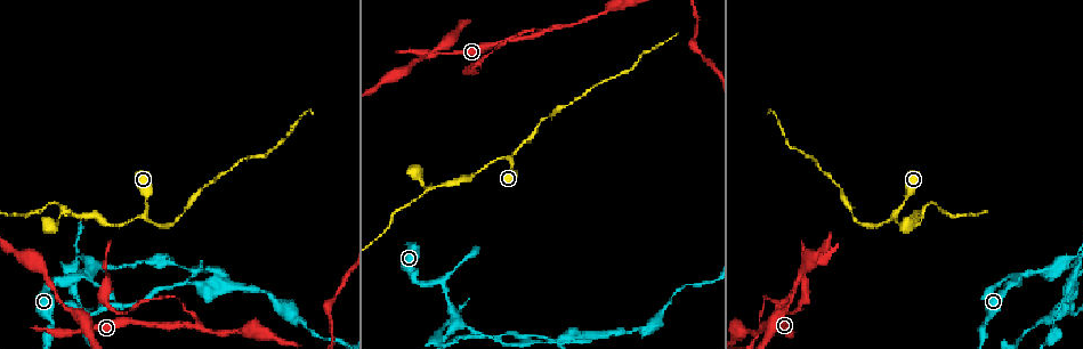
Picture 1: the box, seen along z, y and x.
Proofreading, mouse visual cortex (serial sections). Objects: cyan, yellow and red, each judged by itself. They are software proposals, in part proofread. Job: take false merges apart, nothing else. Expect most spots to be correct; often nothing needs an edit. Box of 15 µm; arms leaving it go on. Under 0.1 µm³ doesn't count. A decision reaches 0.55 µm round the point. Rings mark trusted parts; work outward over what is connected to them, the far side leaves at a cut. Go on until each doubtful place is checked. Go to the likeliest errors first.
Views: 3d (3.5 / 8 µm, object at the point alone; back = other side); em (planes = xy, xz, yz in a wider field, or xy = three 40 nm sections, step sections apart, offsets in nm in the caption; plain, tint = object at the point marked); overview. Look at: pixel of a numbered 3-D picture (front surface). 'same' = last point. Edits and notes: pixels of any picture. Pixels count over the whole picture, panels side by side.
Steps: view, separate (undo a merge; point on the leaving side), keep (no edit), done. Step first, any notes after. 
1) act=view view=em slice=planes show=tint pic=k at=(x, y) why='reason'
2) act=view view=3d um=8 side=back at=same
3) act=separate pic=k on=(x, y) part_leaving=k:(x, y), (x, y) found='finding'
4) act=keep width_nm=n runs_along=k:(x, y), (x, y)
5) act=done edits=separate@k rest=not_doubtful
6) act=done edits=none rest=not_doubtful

act=view view=3d um=3.5 pic=1 at=(764, 326)

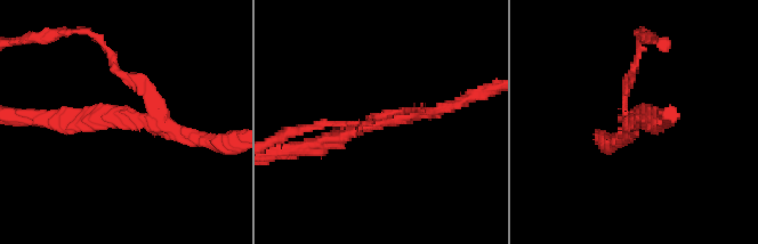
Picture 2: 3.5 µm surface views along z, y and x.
act=view view=em slice=xy step=3 show=tint pic=2 at=(403, 116) arms=3 arm_widths_nm=100,150,250 why='now the EM'

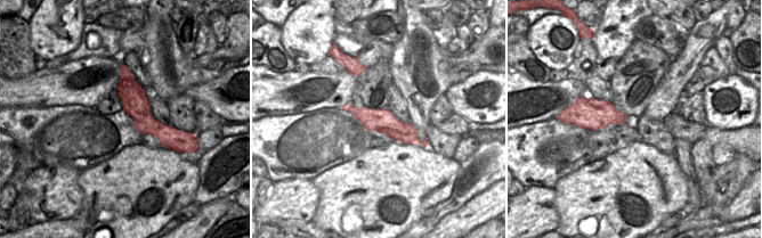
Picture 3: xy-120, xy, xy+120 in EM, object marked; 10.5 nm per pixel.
act=keep runs_along=2:(331, 143), (359, 128), (468, 99) found='continuous, no second cell'

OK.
act=view view=3d um=3.5 pic=1 at=(891, 216) why='three arms meet'

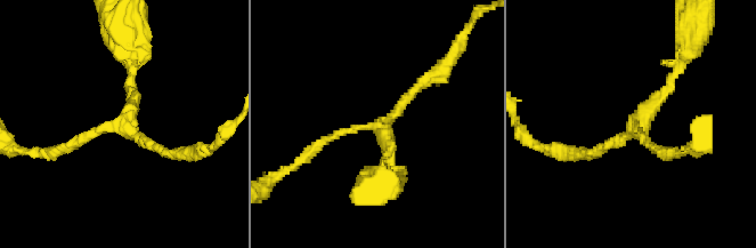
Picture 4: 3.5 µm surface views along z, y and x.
act=view view=em slice=xy step=5 show=tint pic=4 at=(123, 119) arms=3 arm_widths_nm=100,150,150

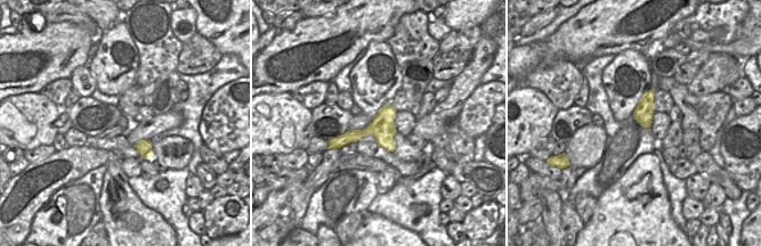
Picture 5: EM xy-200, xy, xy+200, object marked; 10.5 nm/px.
act=keep runs_along=4:(128, 62), (128, 118), (58, 150) found='one cell here'

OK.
act=view view=3d um=3.5 side=back pic=1 at=(431, 186)

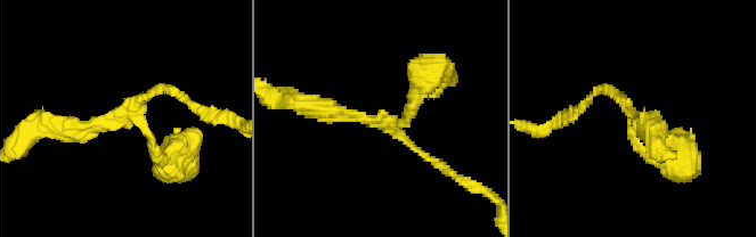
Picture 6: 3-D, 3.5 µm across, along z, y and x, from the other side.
act=view view=em slice=xy step=2 show=tint pic=6 at=(631, 115) why='now the EM'

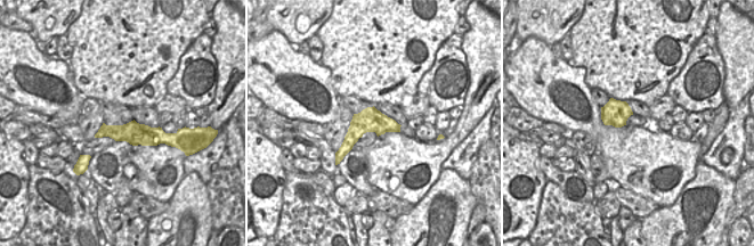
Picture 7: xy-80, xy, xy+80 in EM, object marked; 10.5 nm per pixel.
act=keep arms=3 runs_along=6:(57, 127), (127, 113), (162, 158) found='continuous, no second cell'

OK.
act=view view=3d um=3.5 side=back pic=1 at=(1019, 273) why='abrupt turn'

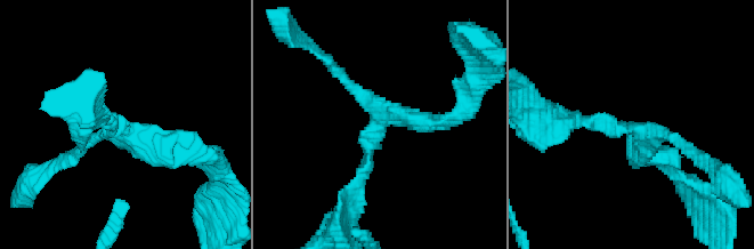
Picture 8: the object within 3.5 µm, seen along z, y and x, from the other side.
act=view view=em slice=xy step=1 show=tint pic=8 at=(379, 117) why='shape alone is not enough'

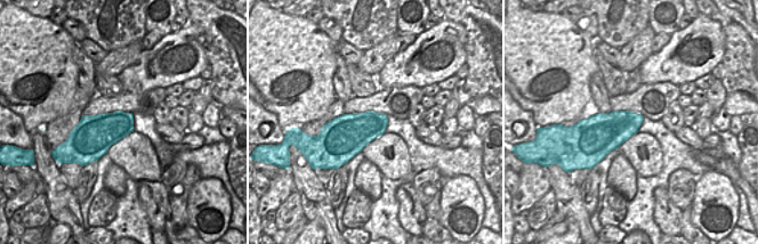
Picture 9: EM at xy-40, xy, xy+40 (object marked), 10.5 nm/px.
act=keep width_nm=380 runs_along=8:(450, 119), (387, 113), (358, 186) found='continuous, no second cell'

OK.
act=view view=3d um=3.5 pic=1 at=(92, 265) why='three-way junction'

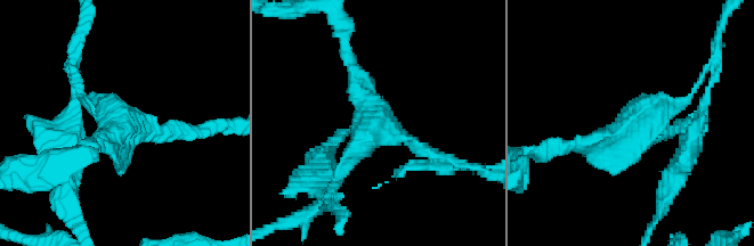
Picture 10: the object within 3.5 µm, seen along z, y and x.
act=view view=em slice=xy step=1 show=tint pic=10 at=(633, 125)

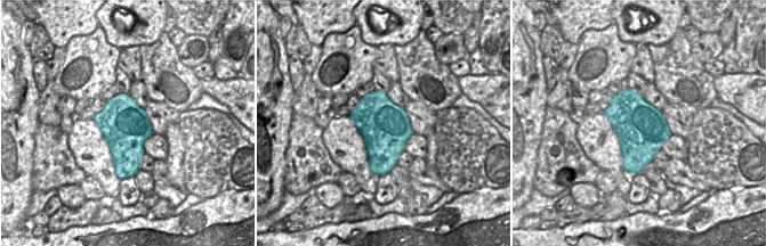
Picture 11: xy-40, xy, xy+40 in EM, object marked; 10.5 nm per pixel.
act=keep found='continuous, no second cell'

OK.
act=view view=3d um=8 pic=1 at=(412, 201) why='narrows sharply'

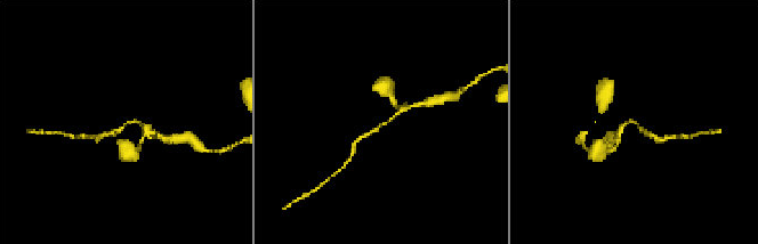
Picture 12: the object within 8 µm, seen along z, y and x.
act=view view=3d um=3.5 pic=12 at=(635, 121) why='zoom in'

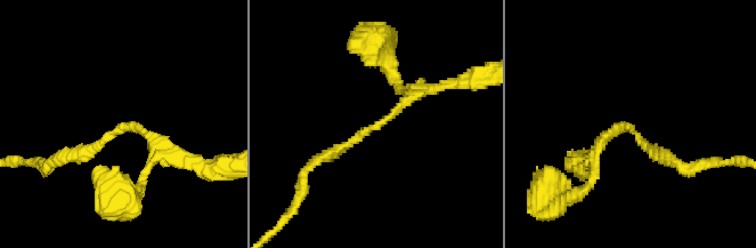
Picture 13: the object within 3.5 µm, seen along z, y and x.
act=keep runs_along=13:(428, 90), (309, 166) found='continuous, no second cell'

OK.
act=done edits=none rest=not_doubtful

